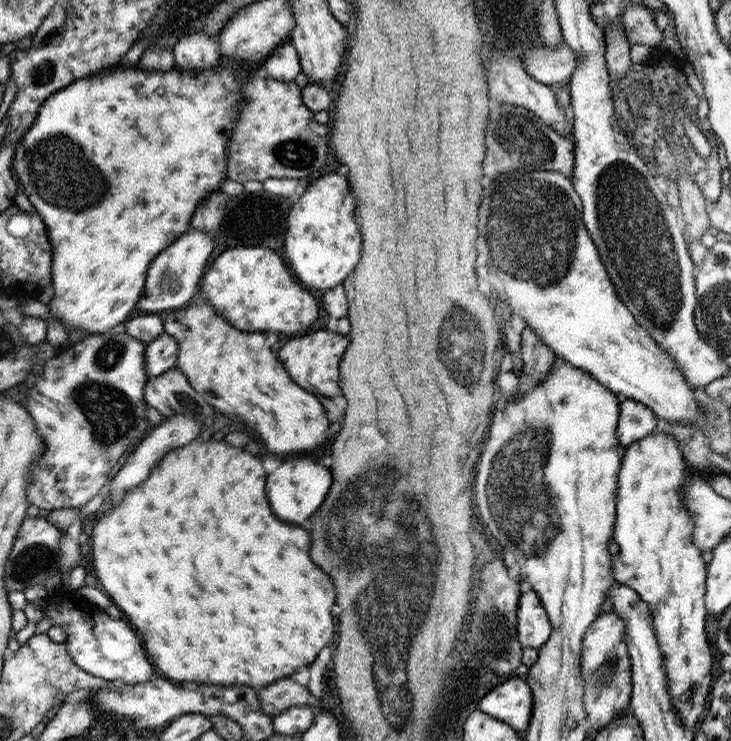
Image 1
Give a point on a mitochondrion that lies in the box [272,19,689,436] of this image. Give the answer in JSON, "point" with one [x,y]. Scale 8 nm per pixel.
{"point":[636,233]}

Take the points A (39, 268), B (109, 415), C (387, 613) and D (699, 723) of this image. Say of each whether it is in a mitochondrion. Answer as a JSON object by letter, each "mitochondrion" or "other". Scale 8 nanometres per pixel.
{"A":"other","B":"mitochondrion","C":"mitochondrion","D":"other"}

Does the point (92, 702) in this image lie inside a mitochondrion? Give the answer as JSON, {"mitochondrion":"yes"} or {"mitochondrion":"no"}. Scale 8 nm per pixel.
{"mitochondrion":"no"}

